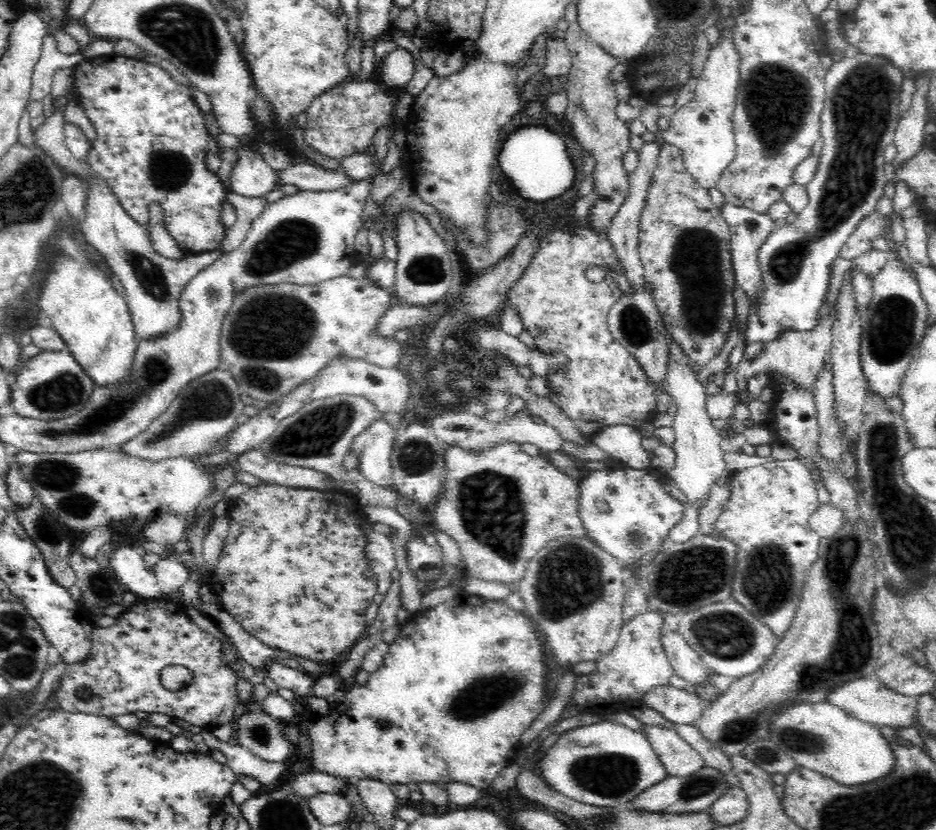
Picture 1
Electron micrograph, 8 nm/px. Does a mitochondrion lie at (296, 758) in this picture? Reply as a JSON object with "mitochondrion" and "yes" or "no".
{"mitochondrion":"no"}

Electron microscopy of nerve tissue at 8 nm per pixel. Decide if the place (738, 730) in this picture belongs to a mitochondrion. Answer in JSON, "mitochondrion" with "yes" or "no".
{"mitochondrion":"yes"}

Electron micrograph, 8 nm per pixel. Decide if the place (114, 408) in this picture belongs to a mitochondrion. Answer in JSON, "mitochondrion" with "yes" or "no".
{"mitochondrion":"yes"}

